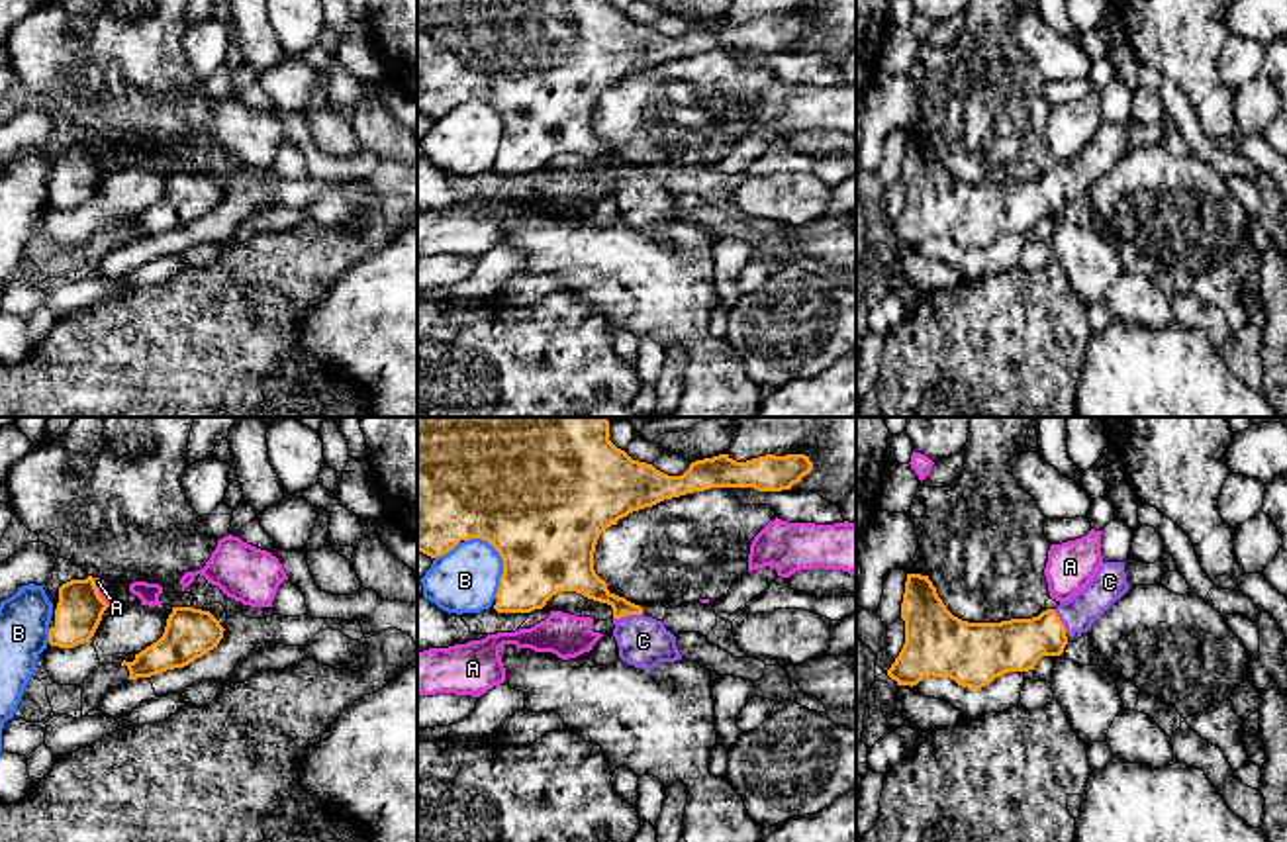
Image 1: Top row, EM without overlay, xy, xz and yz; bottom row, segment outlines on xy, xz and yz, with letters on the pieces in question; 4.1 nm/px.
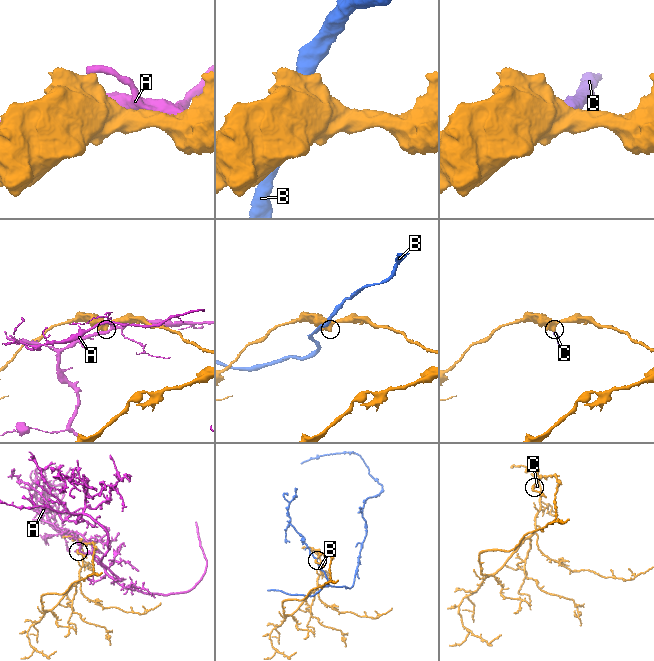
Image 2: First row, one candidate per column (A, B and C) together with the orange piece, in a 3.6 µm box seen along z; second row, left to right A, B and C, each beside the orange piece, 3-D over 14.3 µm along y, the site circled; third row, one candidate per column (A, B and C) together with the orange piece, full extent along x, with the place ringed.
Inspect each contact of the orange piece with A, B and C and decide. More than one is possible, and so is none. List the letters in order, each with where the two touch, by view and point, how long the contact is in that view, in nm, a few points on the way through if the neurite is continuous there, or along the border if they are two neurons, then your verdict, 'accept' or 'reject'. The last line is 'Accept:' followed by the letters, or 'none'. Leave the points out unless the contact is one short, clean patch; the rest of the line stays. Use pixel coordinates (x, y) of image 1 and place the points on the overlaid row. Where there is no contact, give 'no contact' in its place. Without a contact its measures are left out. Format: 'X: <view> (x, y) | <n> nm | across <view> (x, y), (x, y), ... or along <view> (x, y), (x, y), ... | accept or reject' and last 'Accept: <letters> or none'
A: xy (96, 592) | 140 nm | reject
B: xz (502, 559) | 280 nm | reject
C: xz (627, 613) | 120 nm | across xz (580, 576), (627, 613), (631, 629), (643, 641) | accept
Accept: C

